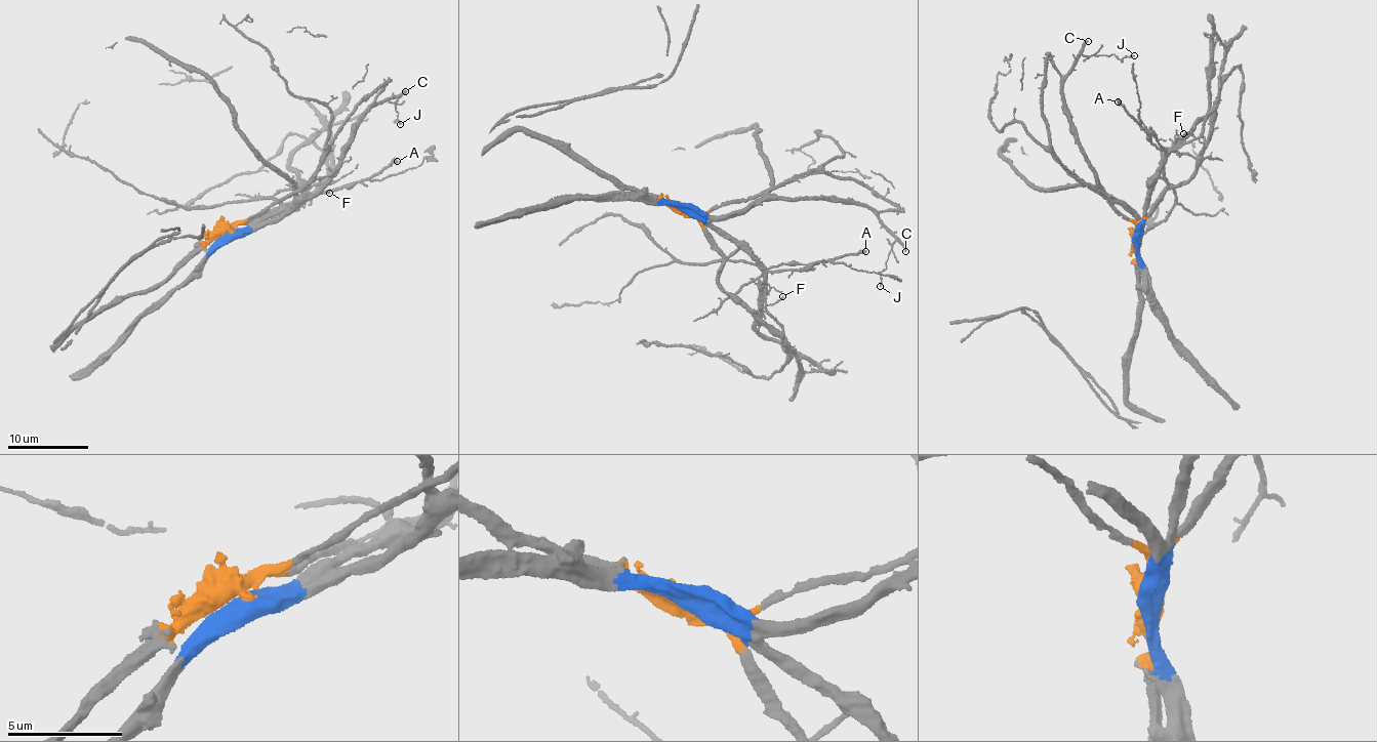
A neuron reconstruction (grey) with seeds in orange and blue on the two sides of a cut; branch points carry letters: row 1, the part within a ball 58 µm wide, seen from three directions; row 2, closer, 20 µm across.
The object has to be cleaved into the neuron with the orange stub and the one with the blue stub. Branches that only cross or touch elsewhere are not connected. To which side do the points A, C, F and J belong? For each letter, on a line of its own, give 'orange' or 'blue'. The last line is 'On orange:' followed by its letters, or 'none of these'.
A: blue
C: blue
F: blue
J: blue
On orange: none of these

